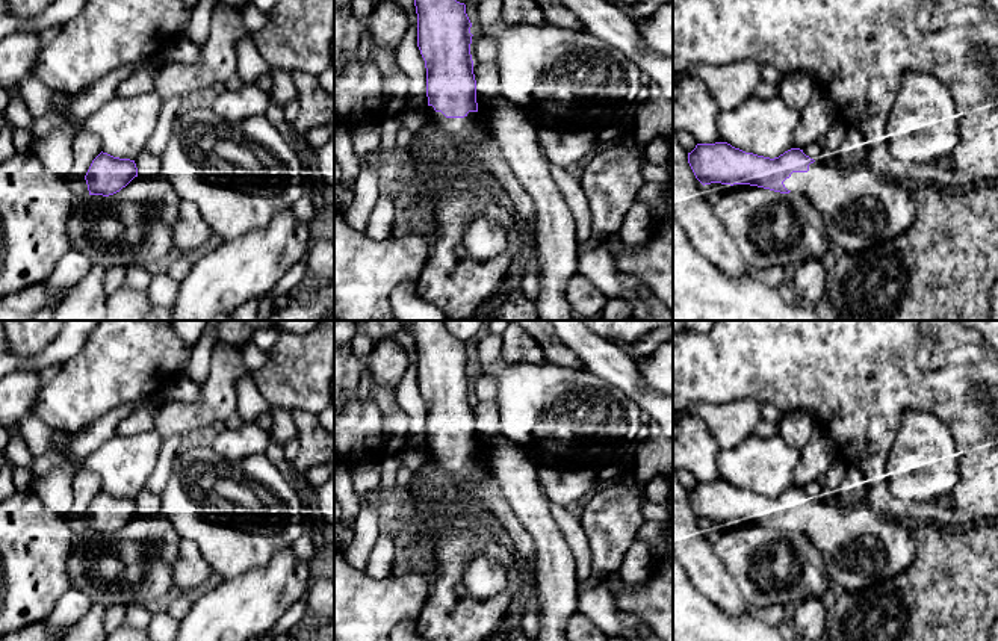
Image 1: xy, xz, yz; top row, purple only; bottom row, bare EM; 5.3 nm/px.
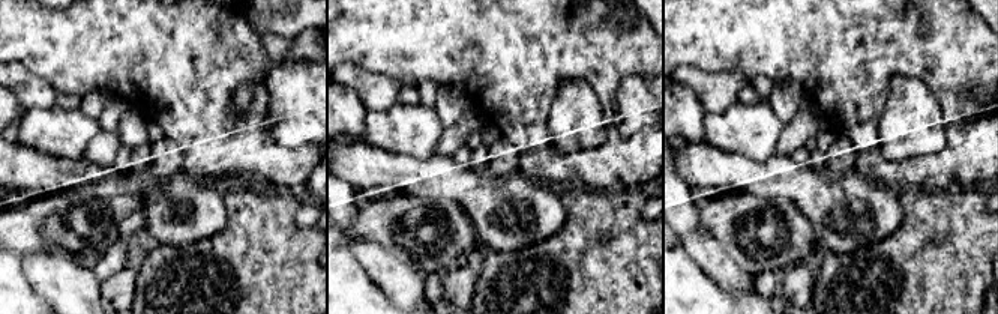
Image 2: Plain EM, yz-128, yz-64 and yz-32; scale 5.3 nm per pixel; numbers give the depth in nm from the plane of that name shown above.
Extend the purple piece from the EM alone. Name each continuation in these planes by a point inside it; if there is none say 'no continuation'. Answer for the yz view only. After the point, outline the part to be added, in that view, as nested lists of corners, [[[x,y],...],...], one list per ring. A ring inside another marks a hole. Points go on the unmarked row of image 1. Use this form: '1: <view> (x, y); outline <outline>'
1: yz (862, 548); outline [[[814,500],[807,511],[792,511],[783,520],[791,531],[803,532],[826,559],[832,584],[844,591],[860,591],[904,571],[916,558],[912,525],[891,519],[862,503],[848,509]]]

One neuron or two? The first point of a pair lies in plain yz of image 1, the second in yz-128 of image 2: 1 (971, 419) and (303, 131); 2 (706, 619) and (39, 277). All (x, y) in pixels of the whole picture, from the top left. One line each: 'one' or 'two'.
1: two
2: two

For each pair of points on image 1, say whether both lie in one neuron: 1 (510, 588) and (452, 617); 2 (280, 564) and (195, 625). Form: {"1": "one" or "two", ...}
{"1": "one", "2": "one"}

